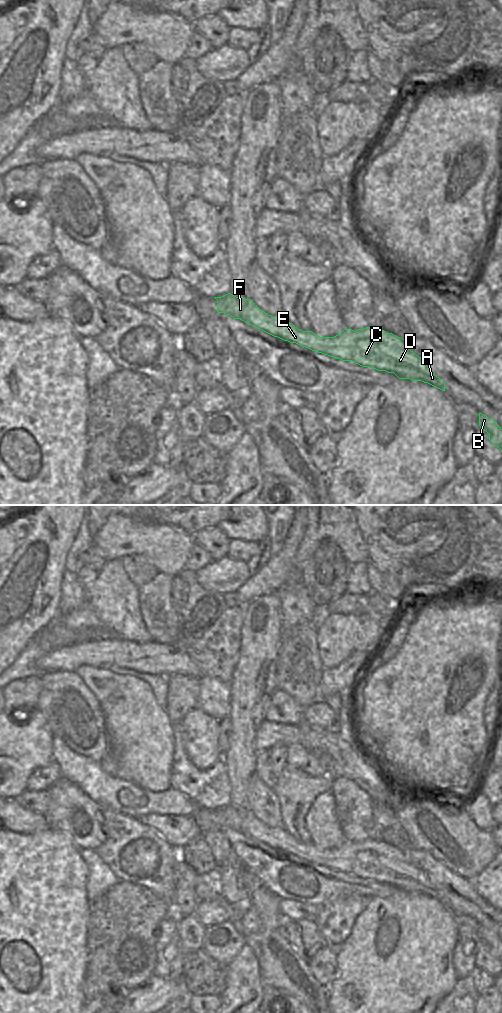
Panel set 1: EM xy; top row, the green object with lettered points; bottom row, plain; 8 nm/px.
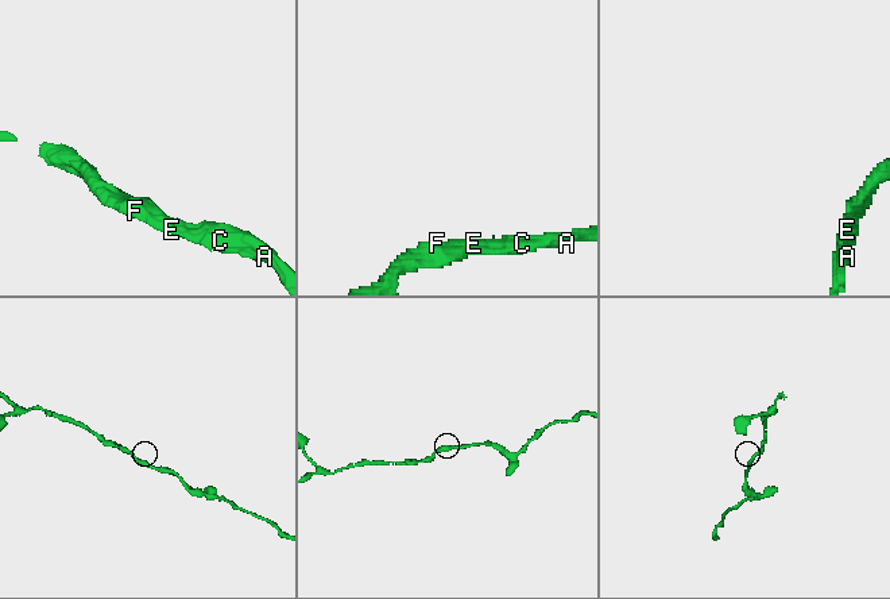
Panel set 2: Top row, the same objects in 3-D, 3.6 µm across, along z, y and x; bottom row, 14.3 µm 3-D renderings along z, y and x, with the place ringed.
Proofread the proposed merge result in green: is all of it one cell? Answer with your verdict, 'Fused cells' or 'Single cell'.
Single cell

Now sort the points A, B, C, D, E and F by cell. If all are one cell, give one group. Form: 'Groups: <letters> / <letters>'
Groups: A B C D E F

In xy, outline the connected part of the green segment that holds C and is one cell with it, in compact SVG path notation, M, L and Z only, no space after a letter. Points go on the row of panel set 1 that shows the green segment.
M231 293L214 298L218 313L240 319L274 337L362 367L394 373L399 379L422 381L445 391L445 382L409 348L408 339L372 327L356 331L344 329L334 337L320 337L312 331L298 329L284 315L268 315L250 299L240 299Z

